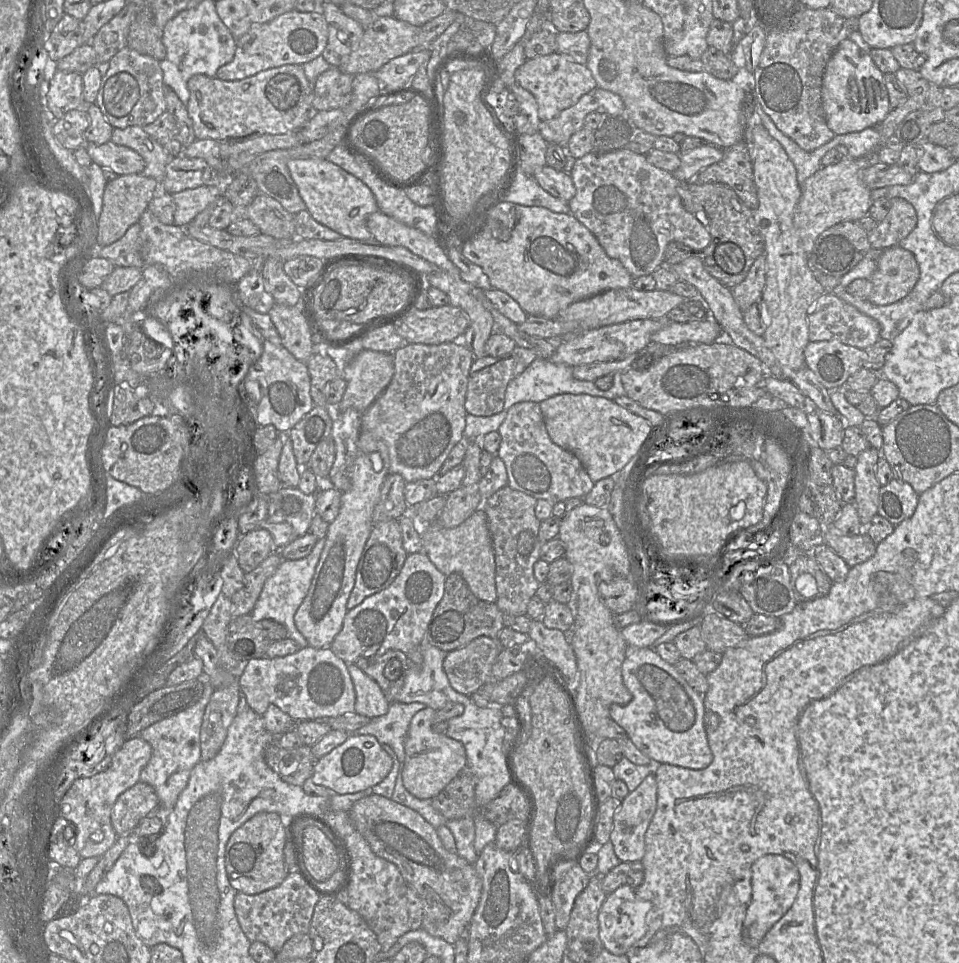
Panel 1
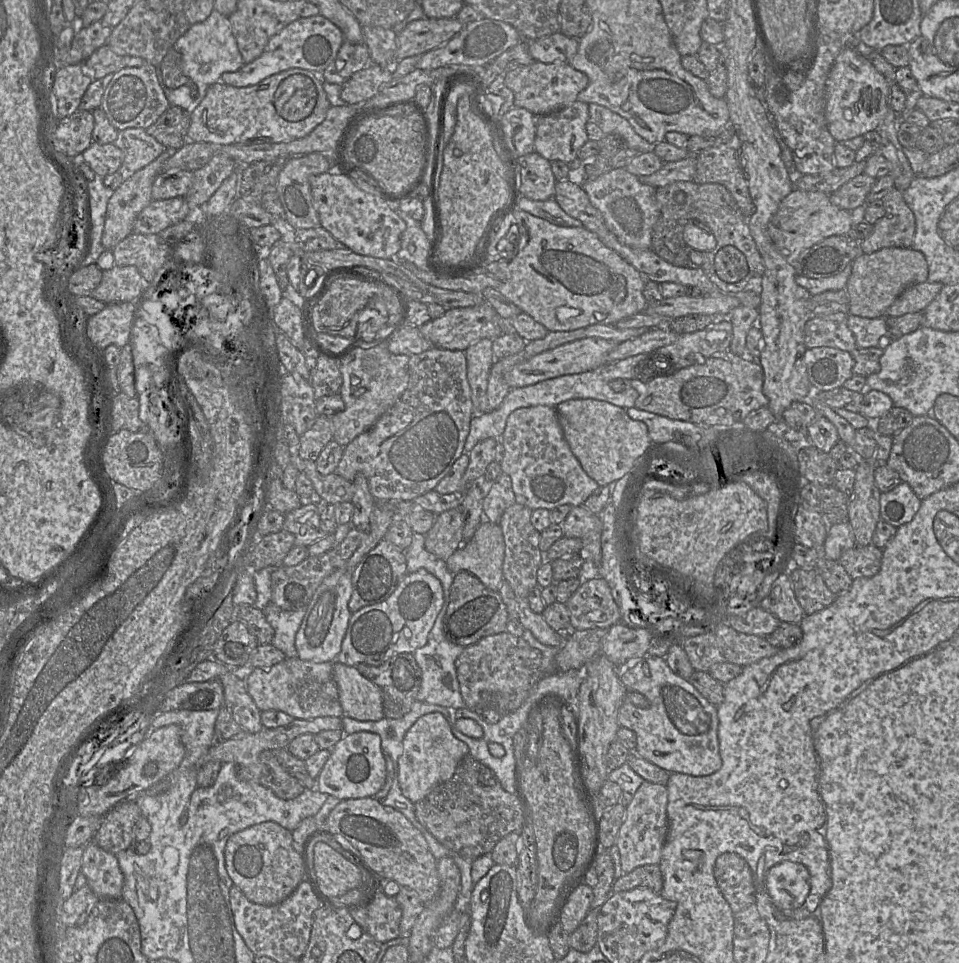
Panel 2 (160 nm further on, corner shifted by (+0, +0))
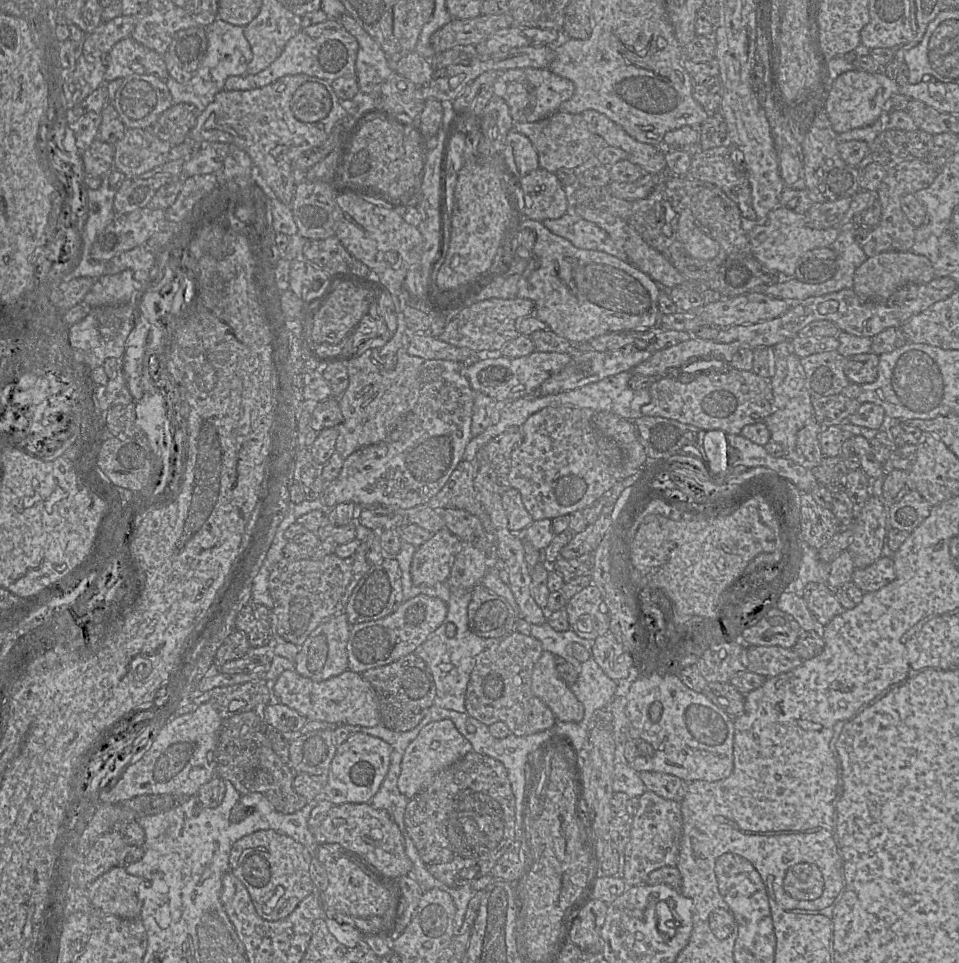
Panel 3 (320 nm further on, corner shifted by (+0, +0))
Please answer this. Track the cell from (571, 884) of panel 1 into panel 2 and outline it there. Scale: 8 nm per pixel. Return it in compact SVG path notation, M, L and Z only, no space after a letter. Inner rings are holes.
M584 883L569 897L563 908L560 922L565 932L571 934L587 916L593 901L593 888Z

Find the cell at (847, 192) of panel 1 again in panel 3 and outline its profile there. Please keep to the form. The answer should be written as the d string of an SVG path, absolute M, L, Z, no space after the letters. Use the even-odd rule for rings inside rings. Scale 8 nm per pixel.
M779 205L747 232L754 257L768 269L790 278L795 276L797 264L807 251L831 247L839 233L837 227L821 230L810 228L805 222L805 214L796 213Z

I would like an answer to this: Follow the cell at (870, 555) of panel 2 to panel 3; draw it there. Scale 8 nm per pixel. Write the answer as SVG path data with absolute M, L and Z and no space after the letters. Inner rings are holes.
M882 556L868 567L855 567L852 581L864 592L874 592L888 585L895 579L893 559Z

